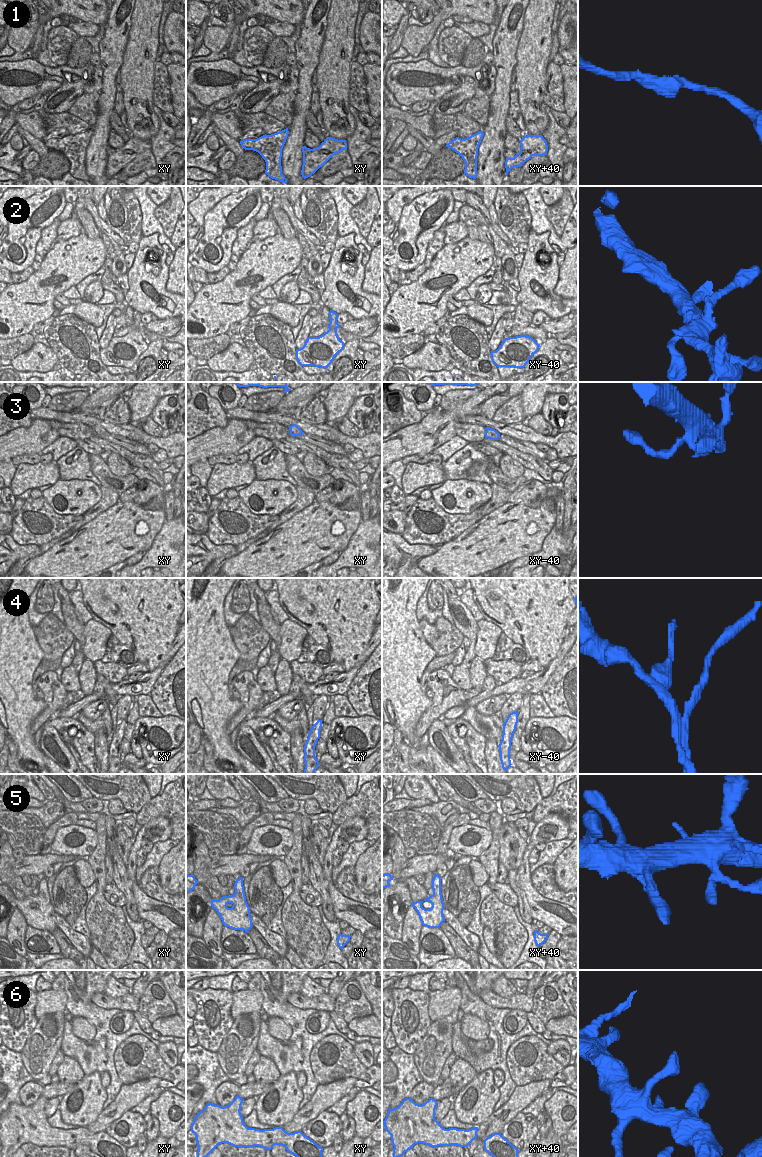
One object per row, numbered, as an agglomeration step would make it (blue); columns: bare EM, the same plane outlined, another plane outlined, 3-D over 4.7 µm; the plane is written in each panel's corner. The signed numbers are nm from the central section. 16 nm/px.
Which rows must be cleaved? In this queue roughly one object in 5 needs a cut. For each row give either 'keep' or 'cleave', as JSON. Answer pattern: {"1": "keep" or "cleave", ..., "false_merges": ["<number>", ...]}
{"1": "keep", "2": "keep", "3": "keep", "4": "cleave", "5": "keep", "6": "keep", "false_merges": ["4"]}

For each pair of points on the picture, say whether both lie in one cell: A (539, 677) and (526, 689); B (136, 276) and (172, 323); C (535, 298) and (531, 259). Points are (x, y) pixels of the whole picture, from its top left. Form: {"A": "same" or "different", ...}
{"A": "same", "B": "different", "C": "same"}

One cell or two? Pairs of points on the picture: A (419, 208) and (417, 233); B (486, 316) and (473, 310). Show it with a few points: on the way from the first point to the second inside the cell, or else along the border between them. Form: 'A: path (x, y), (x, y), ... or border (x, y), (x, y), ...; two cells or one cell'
A: path (419, 214), (417, 227); one cell
B: path (483, 315), (476, 311); one cell

